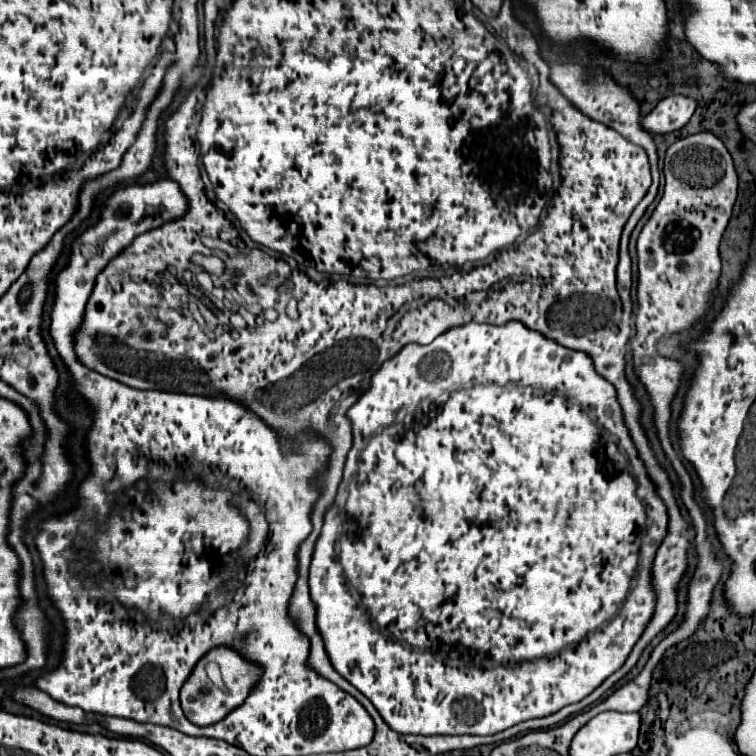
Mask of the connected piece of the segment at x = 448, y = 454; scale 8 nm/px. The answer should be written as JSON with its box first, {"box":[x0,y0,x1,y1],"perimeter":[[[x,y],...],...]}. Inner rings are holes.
{"box":[310,322,666,736],"perimeter":[[[470,322],[440,334],[428,346],[406,346],[404,350],[400,350],[372,376],[372,386],[368,394],[360,396],[356,406],[348,410],[348,416],[354,424],[354,446],[347,455],[344,470],[353,470],[356,475],[358,472],[358,476],[356,482],[350,486],[350,496],[348,476],[342,480],[340,492],[336,496],[336,506],[332,506],[332,510],[328,510],[326,514],[310,566],[310,596],[316,602],[316,622],[326,642],[326,652],[332,666],[374,704],[374,708],[392,730],[400,734],[424,736],[493,735],[524,720],[550,716],[552,712],[558,712],[568,704],[580,702],[592,690],[596,690],[596,686],[600,686],[604,678],[608,678],[616,668],[624,664],[624,658],[630,654],[632,646],[640,638],[640,632],[644,632],[644,626],[652,618],[654,592],[650,588],[650,566],[654,552],[664,538],[666,510],[658,494],[654,492],[652,482],[648,482],[644,464],[640,464],[636,454],[608,454],[606,442],[602,438],[602,426],[598,426],[592,412],[584,410],[590,408],[594,410],[594,414],[600,414],[600,410],[602,414],[610,414],[610,420],[614,422],[608,424],[608,432],[616,438],[616,448],[620,452],[626,452],[626,448],[630,448],[630,436],[626,426],[622,424],[622,412],[614,398],[614,392],[616,390],[612,388],[612,384],[604,382],[604,378],[600,378],[596,370],[592,370],[592,360],[584,352],[572,352],[564,346],[558,346],[556,342],[548,342],[548,338],[536,334],[534,330],[528,330],[526,326],[520,326],[520,322],[508,322],[504,326]],[[342,508],[346,516],[358,526],[358,536],[352,546],[342,548],[338,560],[338,556],[334,554],[334,544],[342,532]],[[344,574],[358,590],[362,602],[356,602],[350,595]]]}

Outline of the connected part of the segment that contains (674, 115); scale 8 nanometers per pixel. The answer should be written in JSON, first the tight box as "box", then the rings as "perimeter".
{"box":[644,96,696,134],"perimeter":[[[668,96],[644,118],[644,128],[652,134],[666,134],[680,130],[694,114],[696,100],[688,96]]]}

